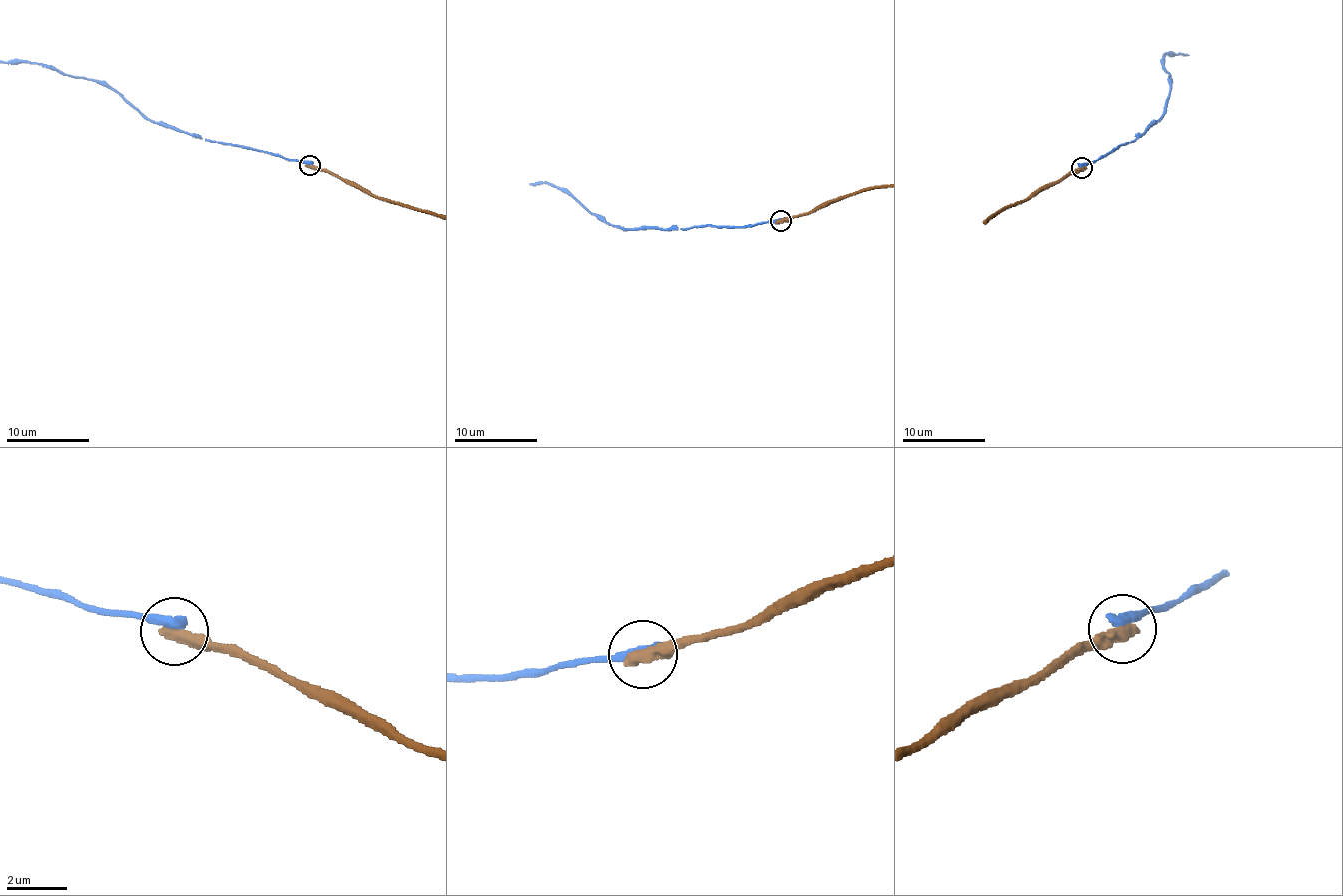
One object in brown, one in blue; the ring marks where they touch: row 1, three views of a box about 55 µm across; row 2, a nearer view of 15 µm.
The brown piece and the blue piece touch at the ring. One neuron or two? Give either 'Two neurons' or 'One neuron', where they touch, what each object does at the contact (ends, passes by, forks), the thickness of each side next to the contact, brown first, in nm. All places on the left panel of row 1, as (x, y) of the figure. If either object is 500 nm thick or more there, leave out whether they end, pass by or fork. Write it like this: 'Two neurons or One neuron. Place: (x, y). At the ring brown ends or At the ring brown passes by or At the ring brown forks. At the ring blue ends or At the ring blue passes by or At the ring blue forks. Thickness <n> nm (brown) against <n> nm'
Two neurons. Place: (309, 165). At the ring brown ends. At the ring blue ends. Thickness 480 nm (brown) against 400 nm

